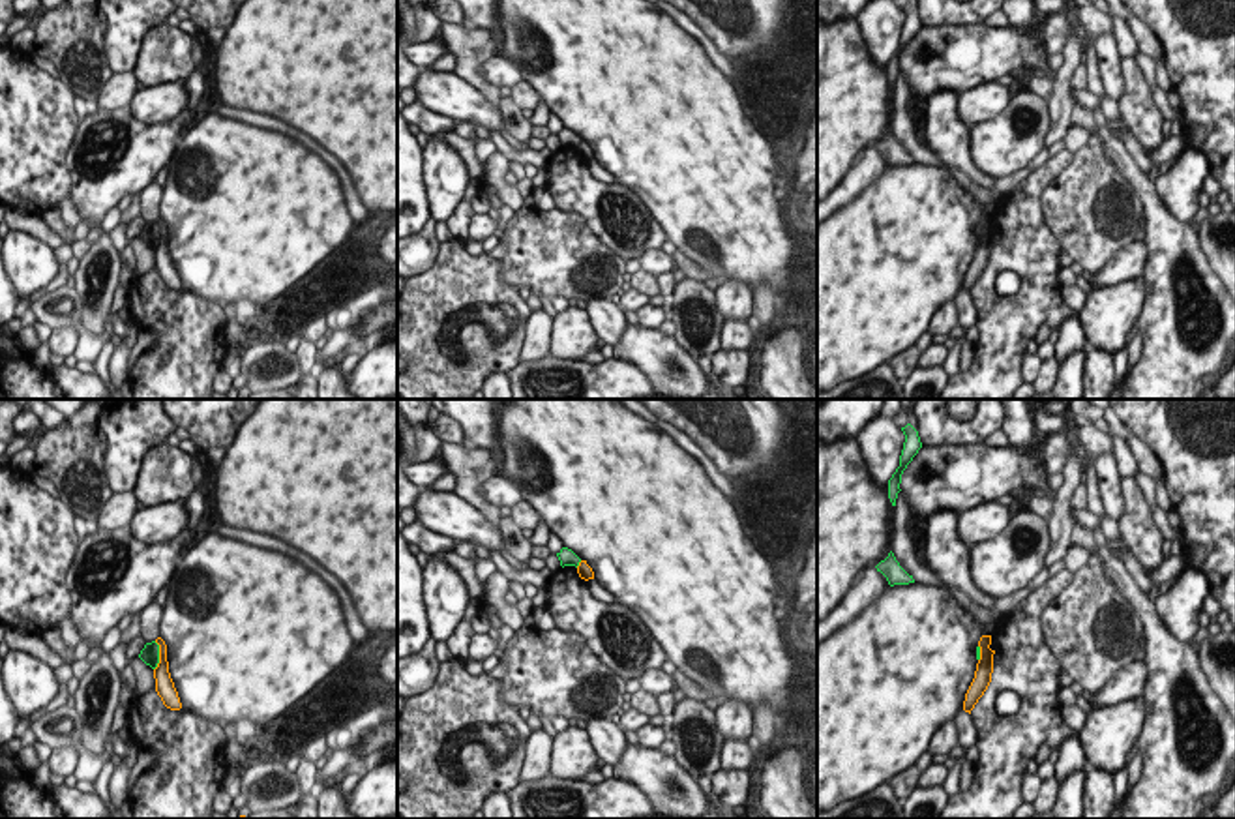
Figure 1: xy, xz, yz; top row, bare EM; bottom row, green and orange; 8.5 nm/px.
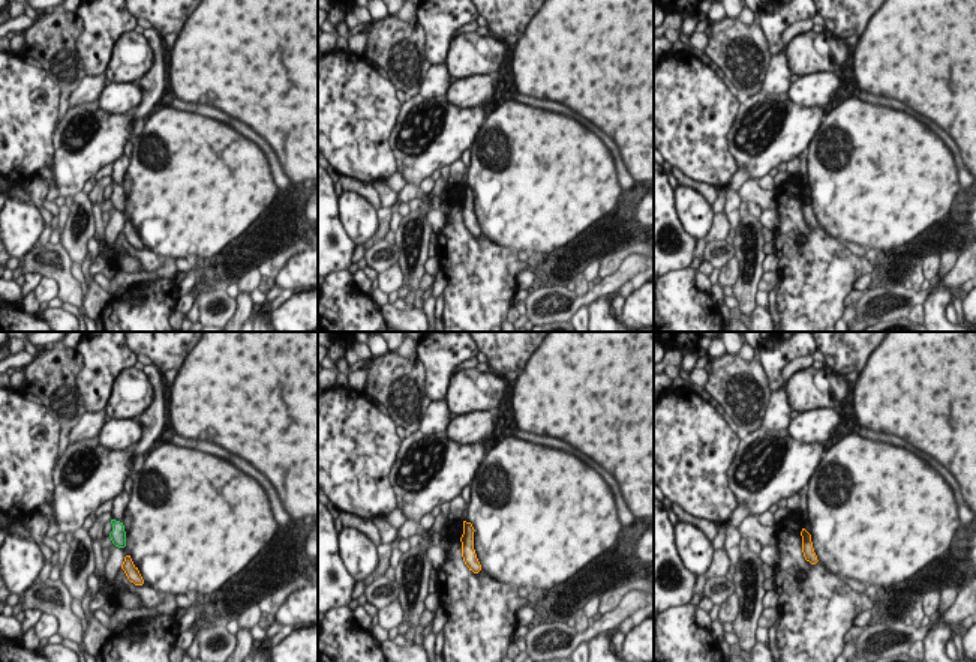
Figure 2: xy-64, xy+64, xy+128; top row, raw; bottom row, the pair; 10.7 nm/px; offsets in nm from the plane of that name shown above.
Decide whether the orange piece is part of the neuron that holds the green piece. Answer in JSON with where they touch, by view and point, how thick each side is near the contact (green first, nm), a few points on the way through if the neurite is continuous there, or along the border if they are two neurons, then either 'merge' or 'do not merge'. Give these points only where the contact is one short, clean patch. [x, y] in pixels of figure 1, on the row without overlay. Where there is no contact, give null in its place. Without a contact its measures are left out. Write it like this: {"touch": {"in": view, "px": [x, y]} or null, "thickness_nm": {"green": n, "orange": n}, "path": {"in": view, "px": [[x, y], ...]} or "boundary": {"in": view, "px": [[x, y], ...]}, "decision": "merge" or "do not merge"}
{"touch": {"in": "xy", "px": [158, 237]}, "thickness_nm": {"green": 160, "orange": 160}, "boundary": {"in": "xy", "px": [[156, 222], [158, 246], [154, 250]]}, "decision": "do not merge"}

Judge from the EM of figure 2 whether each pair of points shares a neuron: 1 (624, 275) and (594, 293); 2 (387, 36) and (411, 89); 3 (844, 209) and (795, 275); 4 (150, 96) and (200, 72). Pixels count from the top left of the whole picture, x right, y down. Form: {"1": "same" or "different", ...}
{"1": "same", "2": "same", "3": "different", "4": "different"}

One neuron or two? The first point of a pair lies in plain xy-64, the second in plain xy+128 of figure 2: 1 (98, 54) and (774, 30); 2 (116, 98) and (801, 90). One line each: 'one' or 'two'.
1: one
2: one

